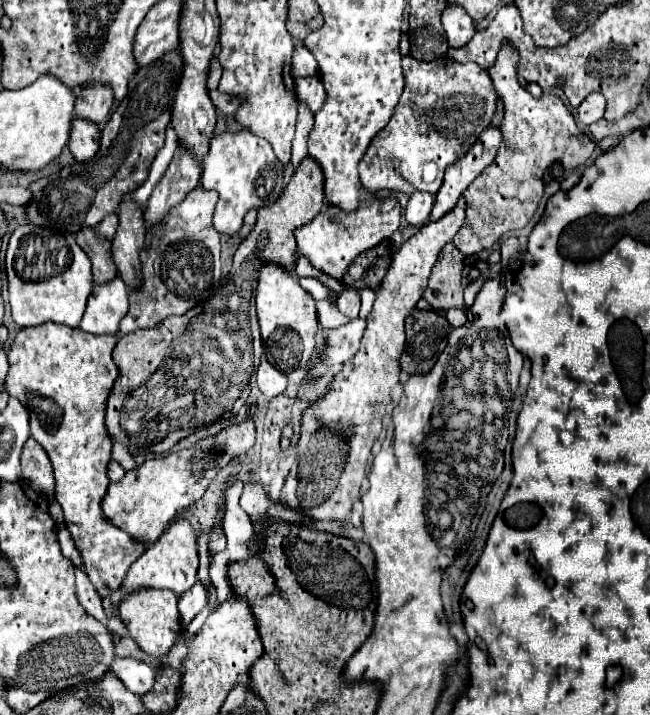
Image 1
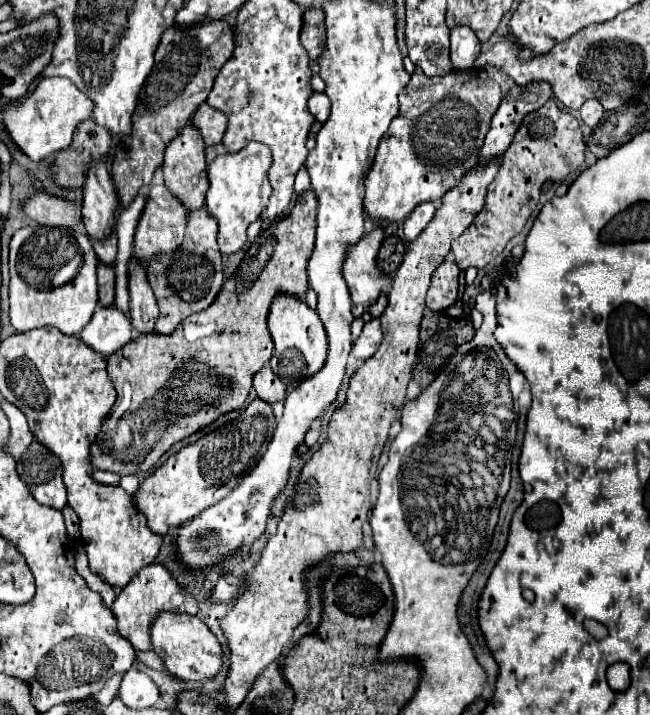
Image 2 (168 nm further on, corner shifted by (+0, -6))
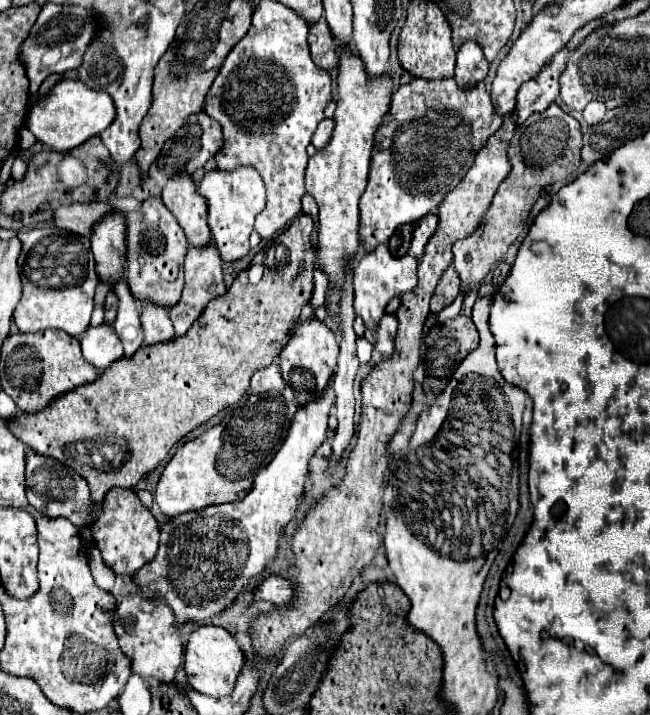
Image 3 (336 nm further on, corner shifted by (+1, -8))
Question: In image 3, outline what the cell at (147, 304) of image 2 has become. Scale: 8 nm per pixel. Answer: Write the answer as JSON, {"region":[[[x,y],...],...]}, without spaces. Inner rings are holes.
{"region":[[[145,303],[141,307],[141,325],[145,333],[143,345],[157,345],[175,339],[175,329],[171,325],[171,319],[167,311],[161,307]]]}

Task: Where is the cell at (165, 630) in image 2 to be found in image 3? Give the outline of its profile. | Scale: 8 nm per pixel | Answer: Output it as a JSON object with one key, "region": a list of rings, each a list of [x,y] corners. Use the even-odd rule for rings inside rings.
{"region":[[[201,625],[199,629],[193,631],[187,651],[185,651],[185,675],[187,675],[187,683],[203,693],[203,695],[211,695],[215,699],[227,697],[233,693],[235,689],[235,681],[243,669],[245,663],[245,655],[239,647],[239,643],[233,639],[233,635],[223,629],[223,627],[215,627],[215,625]]]}

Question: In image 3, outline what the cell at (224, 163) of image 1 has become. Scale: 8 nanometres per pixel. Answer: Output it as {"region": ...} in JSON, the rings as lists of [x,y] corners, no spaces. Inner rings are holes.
{"region":[[[241,167],[233,171],[209,171],[197,187],[197,193],[207,199],[209,229],[213,245],[217,247],[225,263],[243,259],[249,253],[249,235],[253,231],[255,217],[265,209],[265,185],[253,167]]]}

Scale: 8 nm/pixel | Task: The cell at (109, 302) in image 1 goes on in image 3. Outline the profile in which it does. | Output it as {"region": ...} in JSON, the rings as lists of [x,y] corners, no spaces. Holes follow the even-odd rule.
{"region":[[[103,323],[99,327],[89,327],[81,337],[83,357],[97,369],[109,367],[113,361],[123,357],[123,345],[113,329],[113,325]]]}

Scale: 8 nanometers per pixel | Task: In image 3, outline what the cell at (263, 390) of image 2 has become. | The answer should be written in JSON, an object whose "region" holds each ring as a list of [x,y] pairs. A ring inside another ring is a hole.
{"region":[[[279,363],[269,365],[267,369],[257,371],[251,377],[251,389],[253,393],[269,393],[269,391],[281,391],[285,387],[285,381],[279,373]]]}

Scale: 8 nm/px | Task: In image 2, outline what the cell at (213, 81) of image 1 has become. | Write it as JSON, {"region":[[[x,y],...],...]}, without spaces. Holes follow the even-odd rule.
{"region":[[[224,21],[194,25],[188,29],[168,29],[156,49],[156,63],[148,75],[138,105],[132,115],[132,135],[122,135],[112,149],[112,181],[120,207],[128,207],[142,185],[152,181],[156,167],[162,165],[168,143],[184,127],[200,103],[206,101],[214,79],[228,57],[232,57],[232,27]]]}

